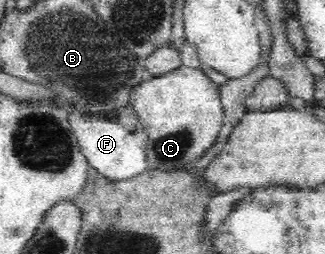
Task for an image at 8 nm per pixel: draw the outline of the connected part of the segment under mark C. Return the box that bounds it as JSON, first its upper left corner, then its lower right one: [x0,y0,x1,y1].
[129,65,224,172]

